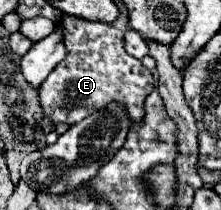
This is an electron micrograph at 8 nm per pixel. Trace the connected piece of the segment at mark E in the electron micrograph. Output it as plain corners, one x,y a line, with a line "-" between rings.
63,16
61,24
63,24
63,40
65,40
67,56
65,56
63,62
59,62
51,70
51,74
37,88
39,102
41,102
41,108
43,108
45,116
51,118
51,122
55,122
55,124
65,122
65,124
71,126
71,124
81,122
89,114
97,112
99,108
107,106
109,102
117,100
117,102
127,104
131,120
139,122
141,114
143,114
145,96
153,90
153,76
151,76
151,72
147,68
143,68
141,60
137,60
137,58
133,58
133,56
129,56
125,52
125,48
123,48
123,32
113,28
111,24
105,24
105,22
89,22
89,20
81,20
81,18
73,18
73,16

